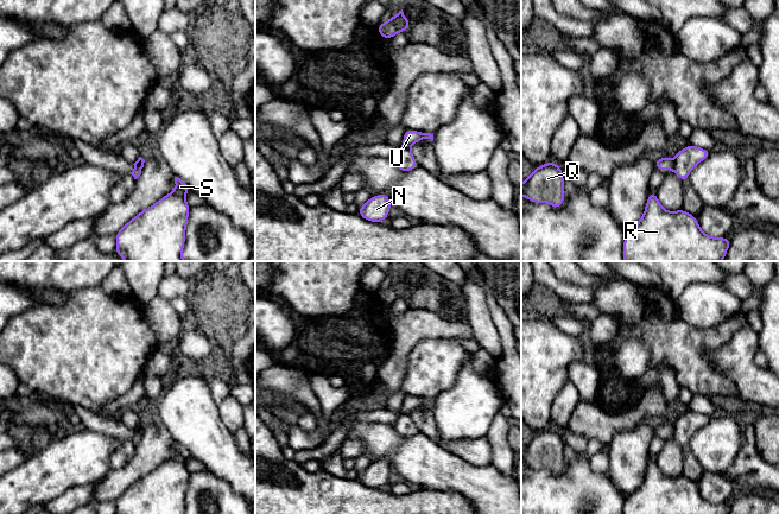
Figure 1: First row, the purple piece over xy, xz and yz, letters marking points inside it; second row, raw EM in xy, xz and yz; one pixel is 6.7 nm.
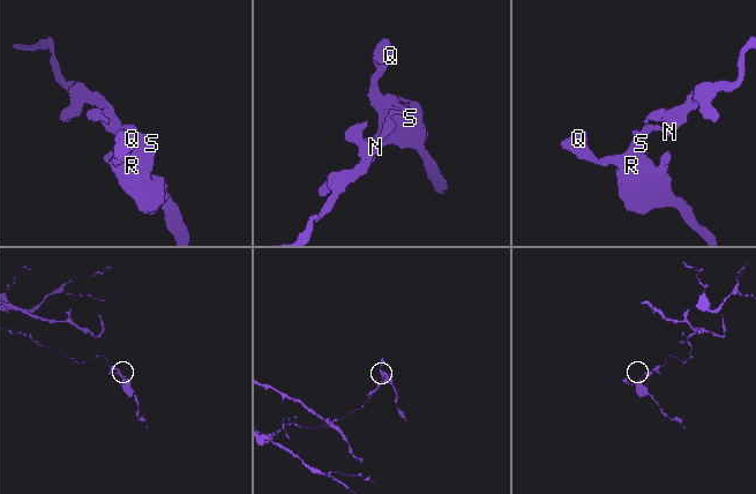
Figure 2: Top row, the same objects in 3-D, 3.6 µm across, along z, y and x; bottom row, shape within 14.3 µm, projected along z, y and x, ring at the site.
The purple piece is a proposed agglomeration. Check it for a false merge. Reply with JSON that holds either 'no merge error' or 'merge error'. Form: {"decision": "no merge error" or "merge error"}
{"decision": "merge error"}

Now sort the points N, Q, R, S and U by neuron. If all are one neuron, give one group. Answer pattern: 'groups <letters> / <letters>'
groups N / Q R S U

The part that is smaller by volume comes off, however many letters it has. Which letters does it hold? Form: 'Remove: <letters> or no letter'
Remove: Q, R, S, U

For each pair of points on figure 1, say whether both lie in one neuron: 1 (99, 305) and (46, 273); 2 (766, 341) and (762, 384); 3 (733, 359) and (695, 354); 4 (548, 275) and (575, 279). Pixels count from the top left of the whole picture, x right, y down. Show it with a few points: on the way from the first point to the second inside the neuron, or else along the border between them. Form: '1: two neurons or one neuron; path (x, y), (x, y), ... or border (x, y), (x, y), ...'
1: two neurons; border (99, 285), (68, 292)
2: two neurons; border (757, 334), (757, 346), (759, 348)
3: two neurons; border (729, 338), (707, 354), (707, 359), (726, 375)
4: two neurons; border (553, 273), (559, 279), (578, 287)

